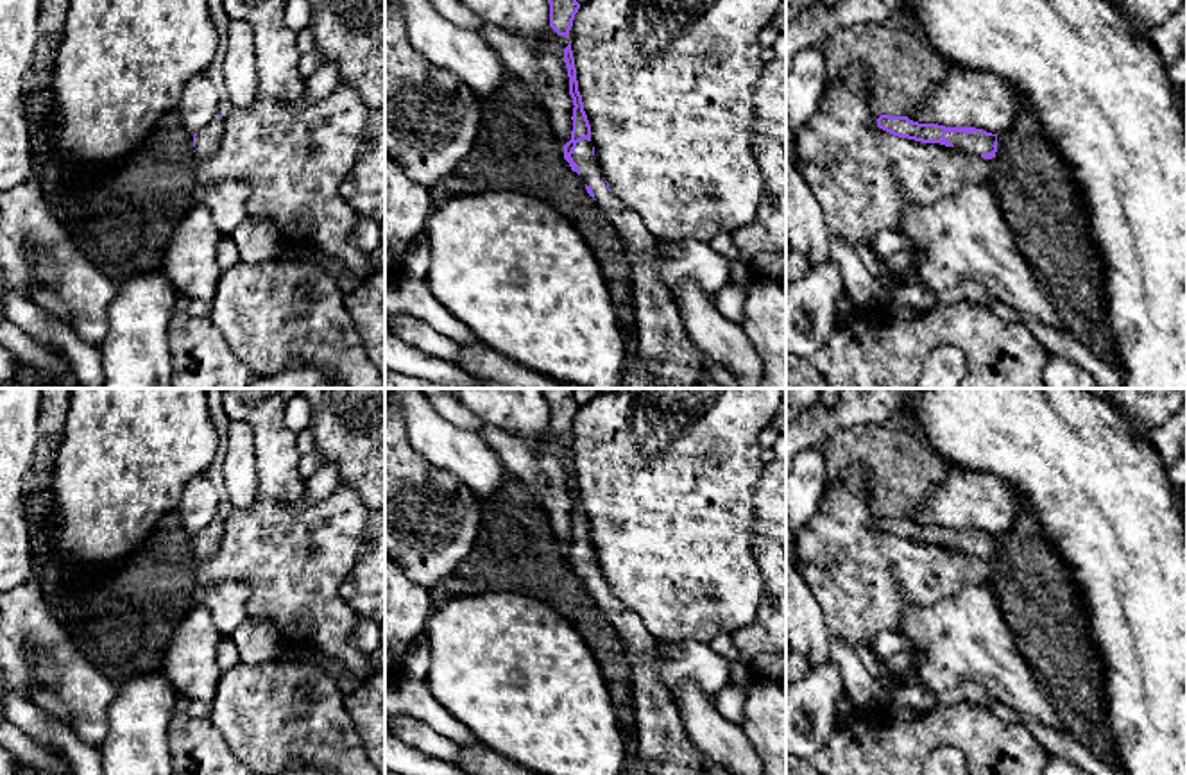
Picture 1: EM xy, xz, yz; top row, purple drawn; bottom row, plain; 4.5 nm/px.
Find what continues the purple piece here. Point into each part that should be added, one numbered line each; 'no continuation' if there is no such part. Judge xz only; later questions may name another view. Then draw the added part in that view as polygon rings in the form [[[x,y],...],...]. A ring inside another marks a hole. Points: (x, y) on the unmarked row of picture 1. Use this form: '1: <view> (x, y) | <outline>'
1: xz (663, 745) | [[[578,542],[571,558],[580,569],[582,582],[593,589],[598,607],[623,641],[634,686],[639,759],[652,775],[702,775],[709,761],[687,737],[677,703],[659,682],[655,662],[659,641],[643,619],[607,589],[591,542]]]

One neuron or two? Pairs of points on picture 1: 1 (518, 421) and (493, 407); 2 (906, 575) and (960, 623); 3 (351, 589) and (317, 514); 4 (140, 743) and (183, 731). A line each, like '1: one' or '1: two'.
1: one
2: two
3: two
4: two

